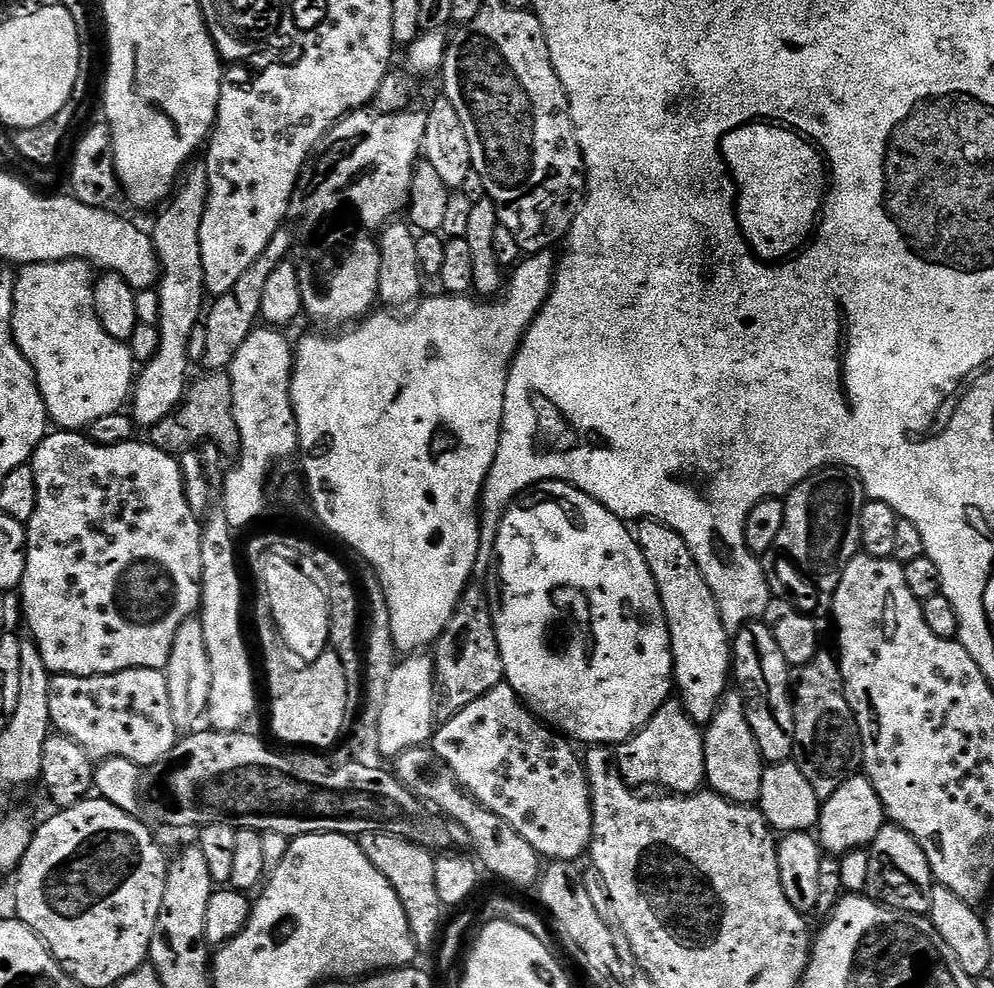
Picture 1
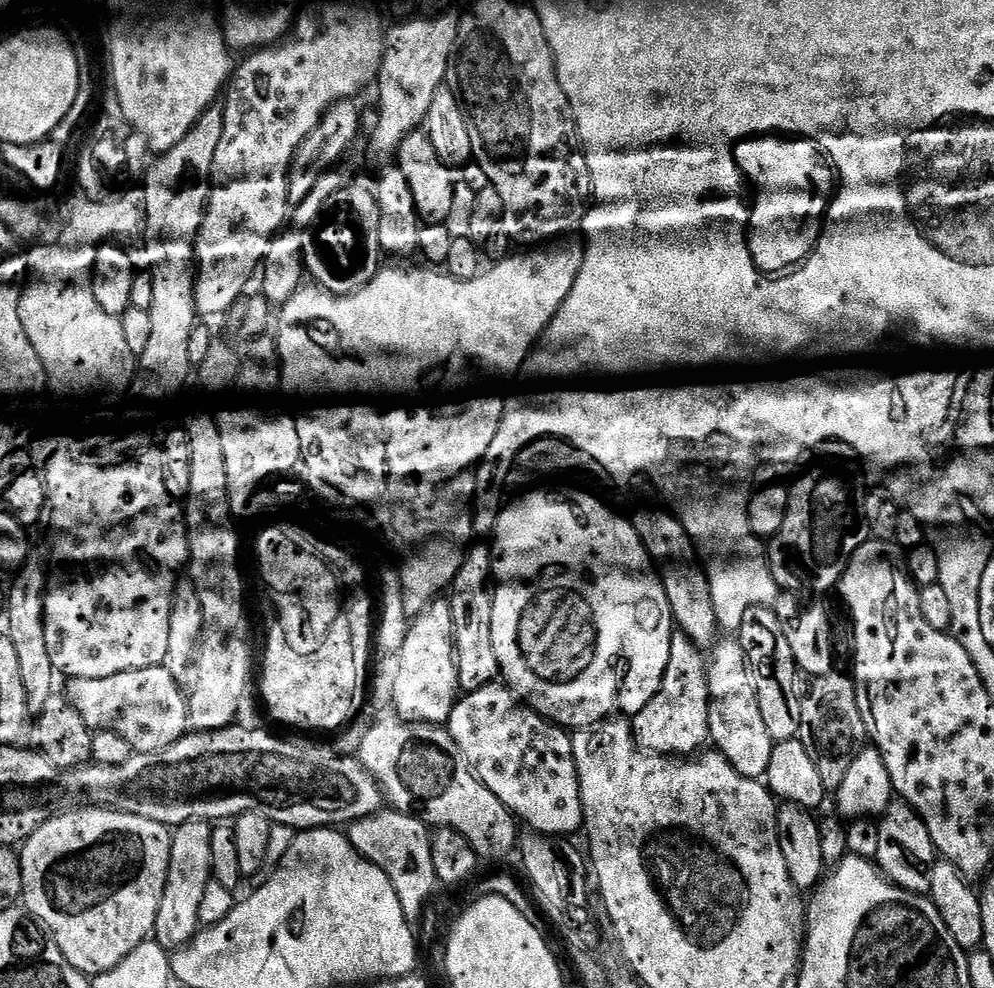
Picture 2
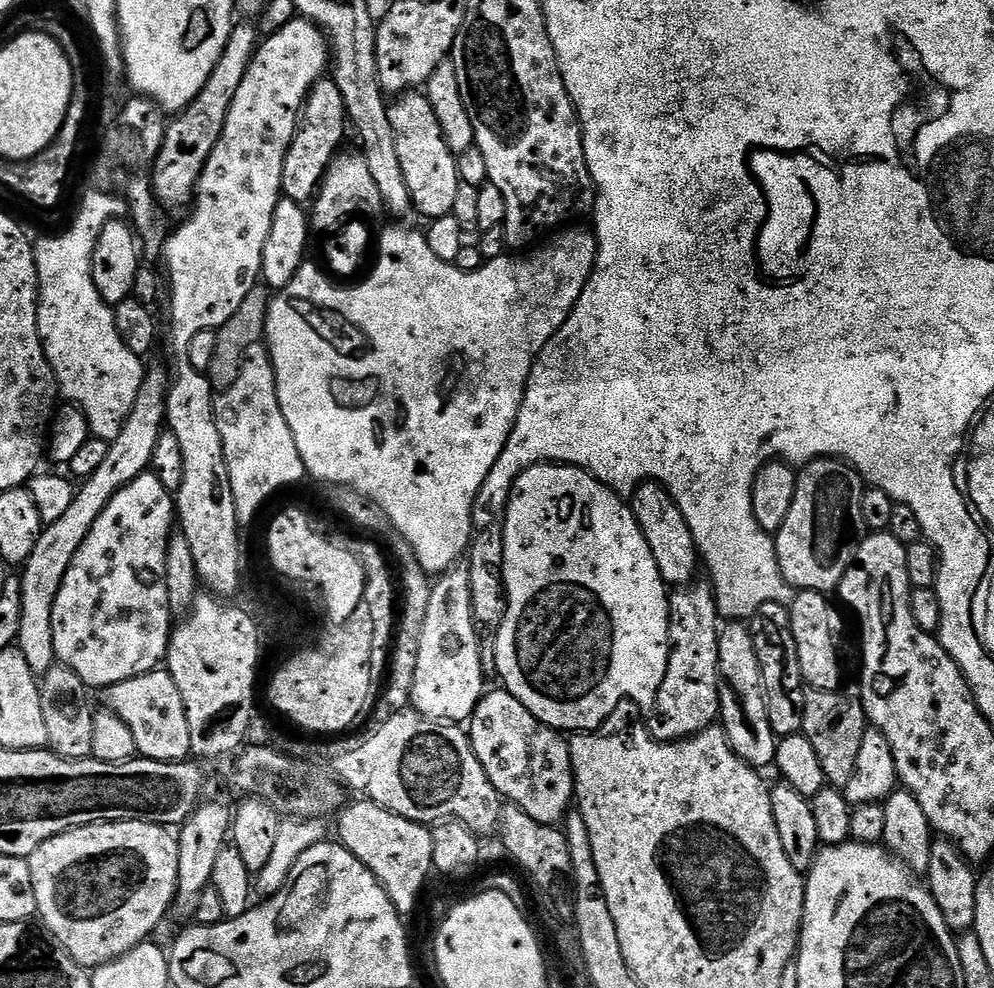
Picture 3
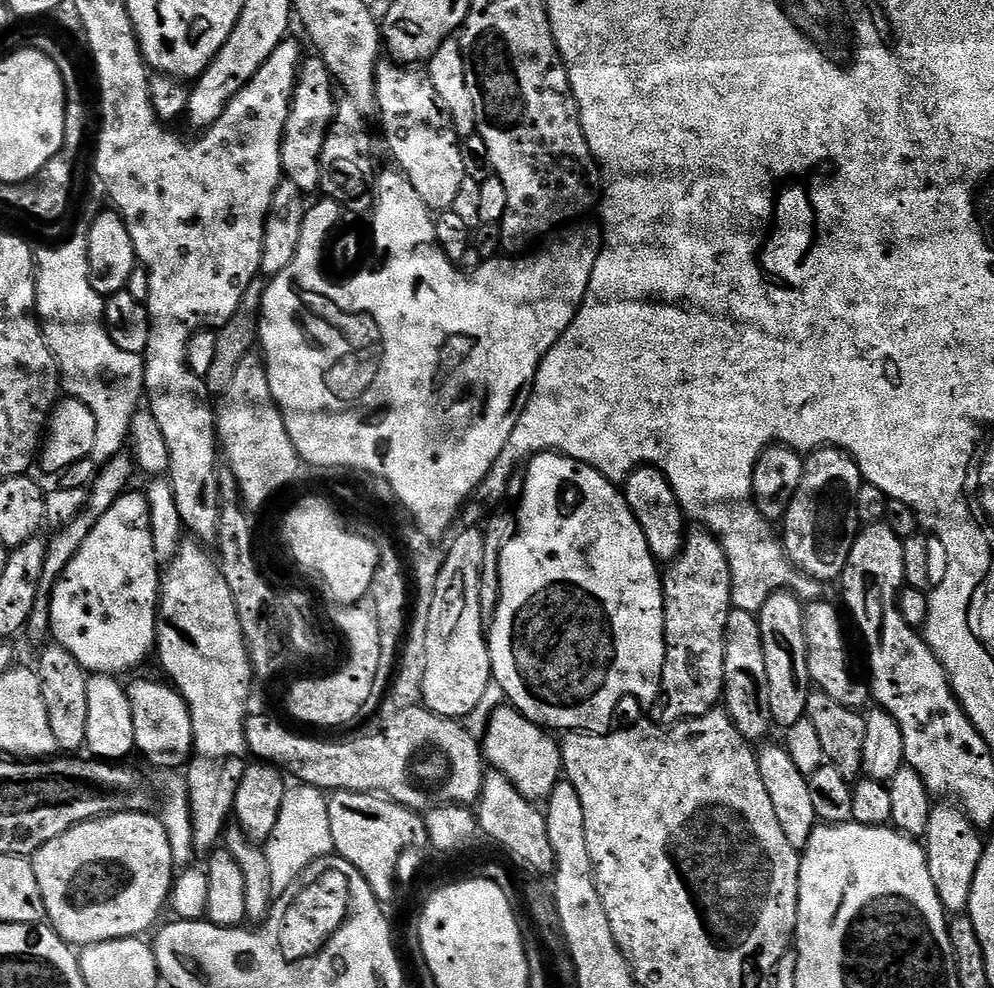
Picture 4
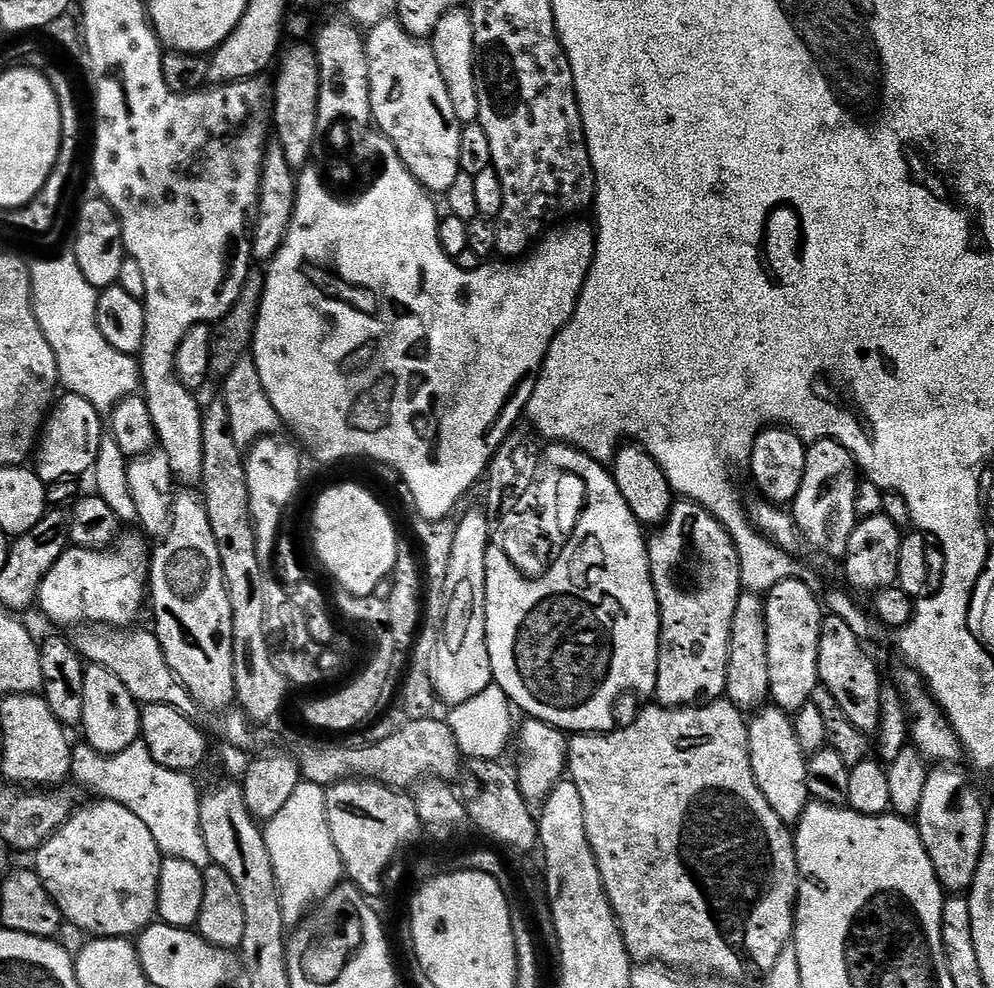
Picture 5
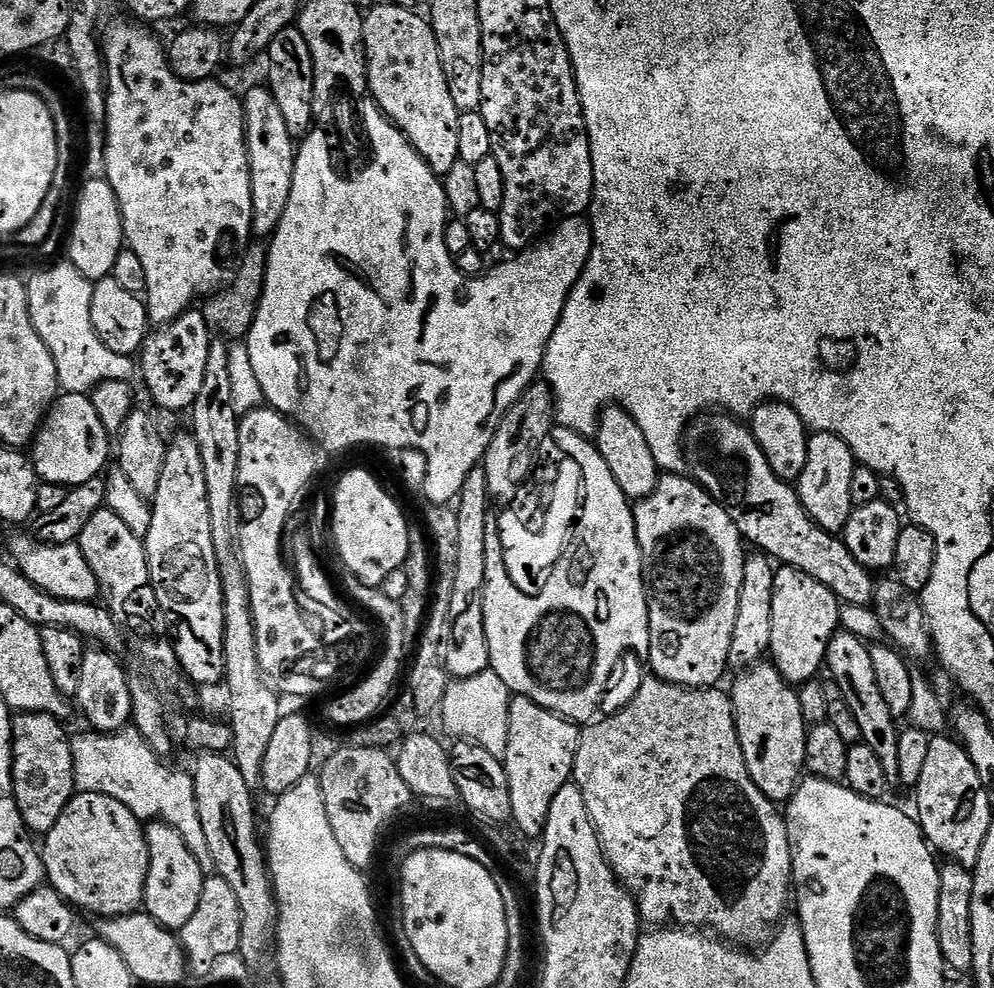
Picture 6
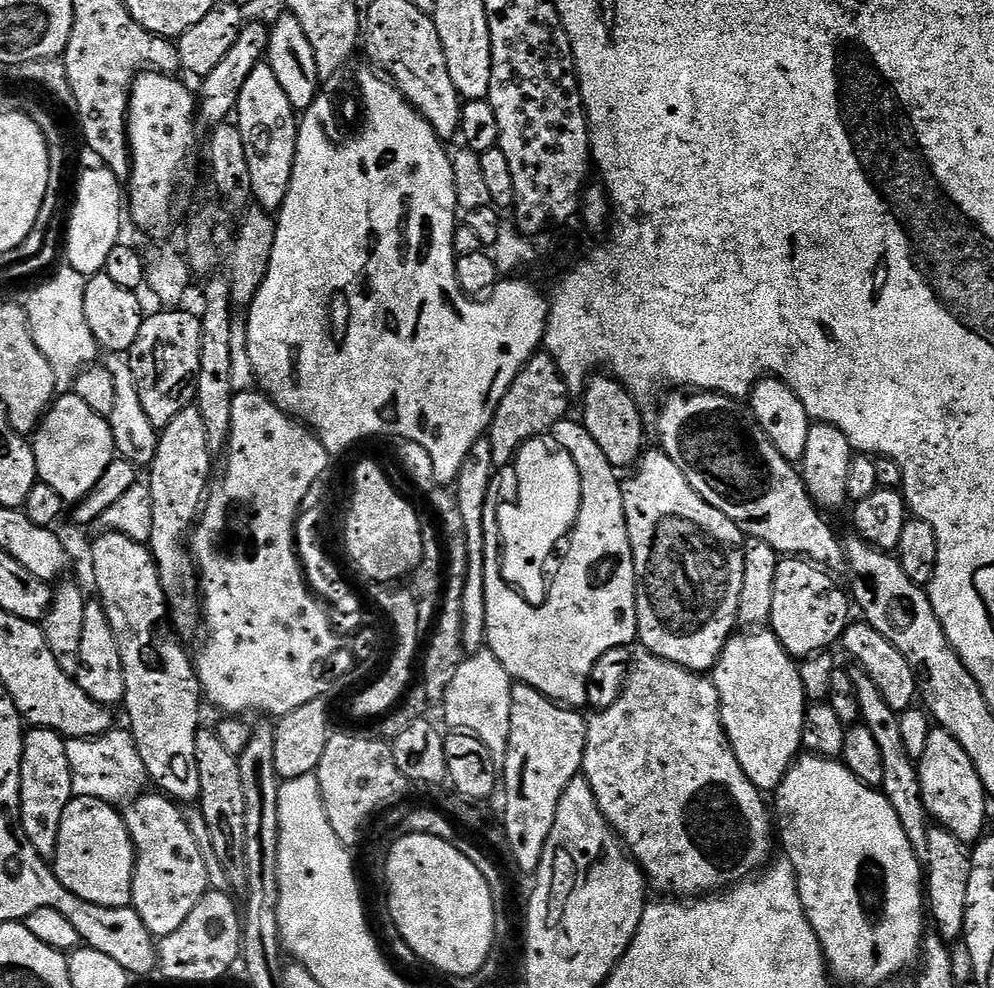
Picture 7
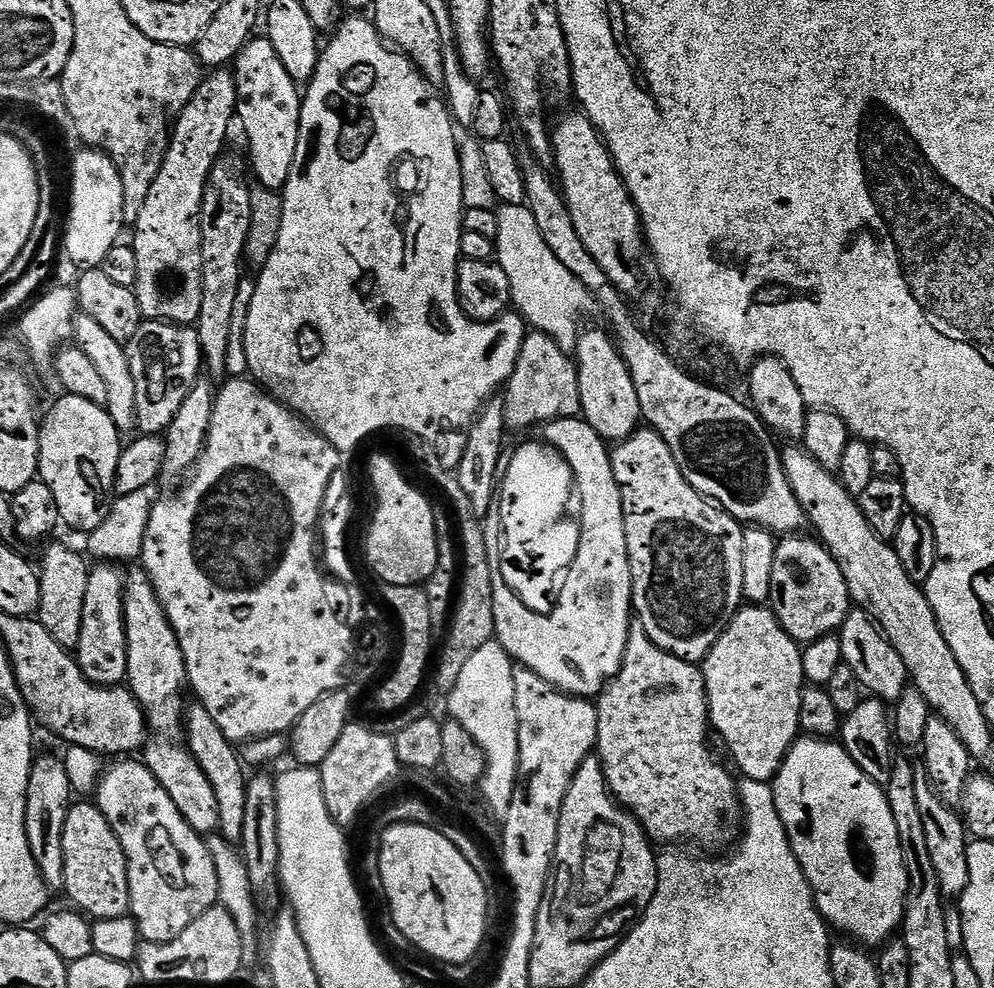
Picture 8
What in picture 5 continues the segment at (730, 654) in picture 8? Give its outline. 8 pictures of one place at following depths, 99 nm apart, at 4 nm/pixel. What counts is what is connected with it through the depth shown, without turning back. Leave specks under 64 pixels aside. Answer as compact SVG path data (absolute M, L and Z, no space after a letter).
M775 706L761 707L753 716L756 717L748 720L748 753L750 766L754 770L754 782L758 782L758 790L762 790L762 798L770 802L774 814L778 814L778 818L782 818L784 824L795 825L808 808L810 797L806 786L806 753L798 742L798 734L792 725L793 717Z

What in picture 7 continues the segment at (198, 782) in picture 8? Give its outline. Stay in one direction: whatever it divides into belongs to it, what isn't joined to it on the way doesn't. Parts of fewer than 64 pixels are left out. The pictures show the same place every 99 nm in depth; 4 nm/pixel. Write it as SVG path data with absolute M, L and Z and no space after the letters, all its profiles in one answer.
M111 530L101 531L101 536L92 544L92 576L96 579L96 592L101 604L104 606L104 613L110 622L110 630L114 630L116 641L118 642L118 654L122 654L122 674L126 678L126 694L124 695L123 711L128 711L127 727L130 729L133 740L136 743L138 754L141 755L142 762L148 772L148 779L154 785L157 784L159 791L167 796L169 800L179 802L181 805L188 806L191 802L200 799L200 783L198 782L198 754L196 753L196 736L200 733L202 721L200 721L200 704L202 705L202 693L200 691L200 680L196 676L196 665L193 657L188 657L188 652L179 644L177 633L169 627L170 609L168 599L162 590L162 582L158 574L156 560L152 557L152 550L148 544L134 542L134 538L126 538L126 534L118 534Z

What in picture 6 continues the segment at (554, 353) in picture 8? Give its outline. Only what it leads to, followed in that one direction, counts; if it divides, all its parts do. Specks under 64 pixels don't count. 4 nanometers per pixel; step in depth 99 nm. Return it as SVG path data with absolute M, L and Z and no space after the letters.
M533 382L529 388L518 398L516 405L508 411L506 418L498 426L494 434L494 442L486 450L482 467L486 474L486 486L488 487L489 497L500 504L508 504L520 492L520 487L528 480L528 475L532 472L532 463L536 460L536 451L543 444L549 443L556 420L556 401L552 399L552 389L544 382Z

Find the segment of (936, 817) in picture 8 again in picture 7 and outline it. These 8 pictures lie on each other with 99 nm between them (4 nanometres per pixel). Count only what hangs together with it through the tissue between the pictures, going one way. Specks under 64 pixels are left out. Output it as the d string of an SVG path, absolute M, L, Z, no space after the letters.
M939 826L929 827L926 854L922 857L926 869L926 908L930 920L936 923L935 935L945 942L956 942L966 926L966 894L970 894L972 857L969 849L954 834Z

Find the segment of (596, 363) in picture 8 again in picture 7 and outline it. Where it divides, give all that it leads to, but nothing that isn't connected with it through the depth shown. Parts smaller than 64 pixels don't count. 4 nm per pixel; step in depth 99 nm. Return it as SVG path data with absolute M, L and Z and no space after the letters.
M608 374L593 375L586 385L582 399L584 399L582 423L586 430L590 430L590 438L598 442L602 454L606 454L606 458L618 470L628 467L631 469L639 465L640 458L646 451L646 445L644 445L645 413L638 401L623 388L619 380Z

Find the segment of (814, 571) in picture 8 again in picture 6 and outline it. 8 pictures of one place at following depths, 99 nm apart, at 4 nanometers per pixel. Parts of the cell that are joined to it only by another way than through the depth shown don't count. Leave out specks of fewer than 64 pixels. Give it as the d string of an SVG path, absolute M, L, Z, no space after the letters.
M776 568L774 578L774 619L772 620L770 662L782 674L787 684L799 686L817 679L825 667L826 650L830 638L841 631L840 599L833 592L826 590L818 578L802 574L797 568Z

